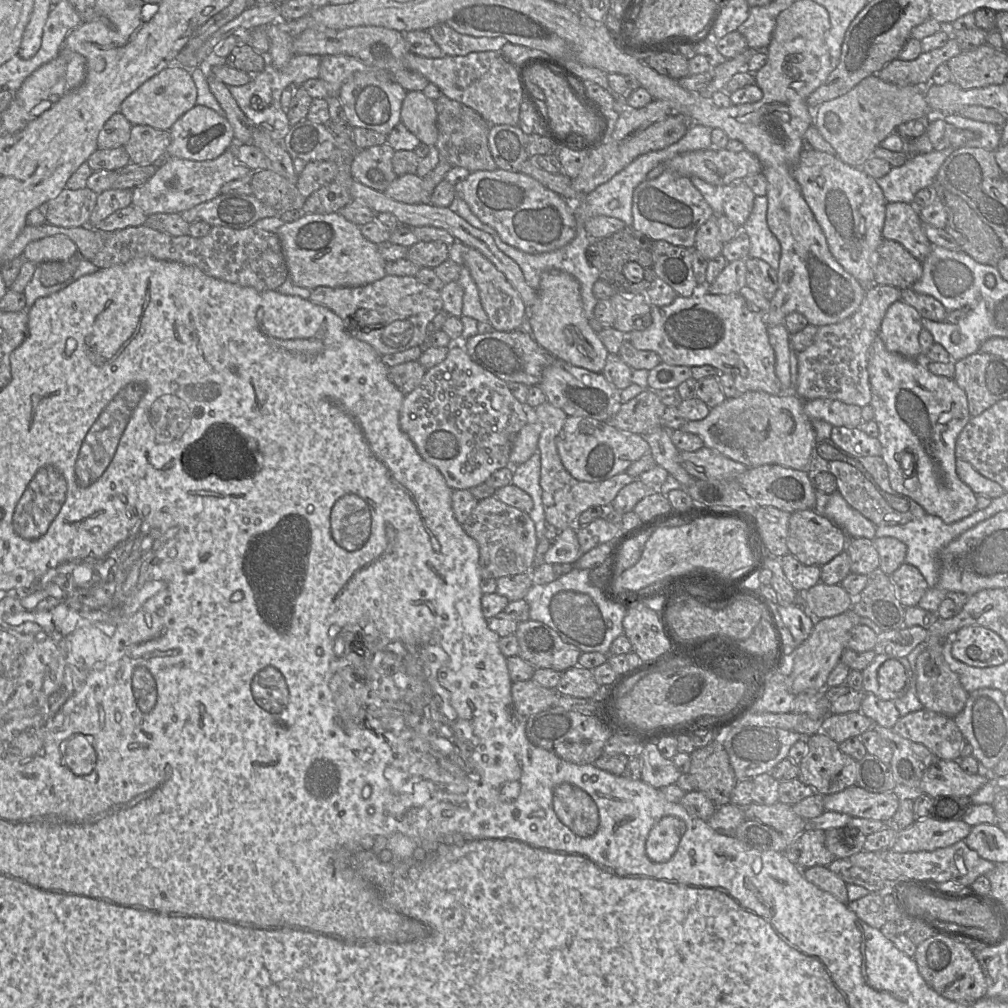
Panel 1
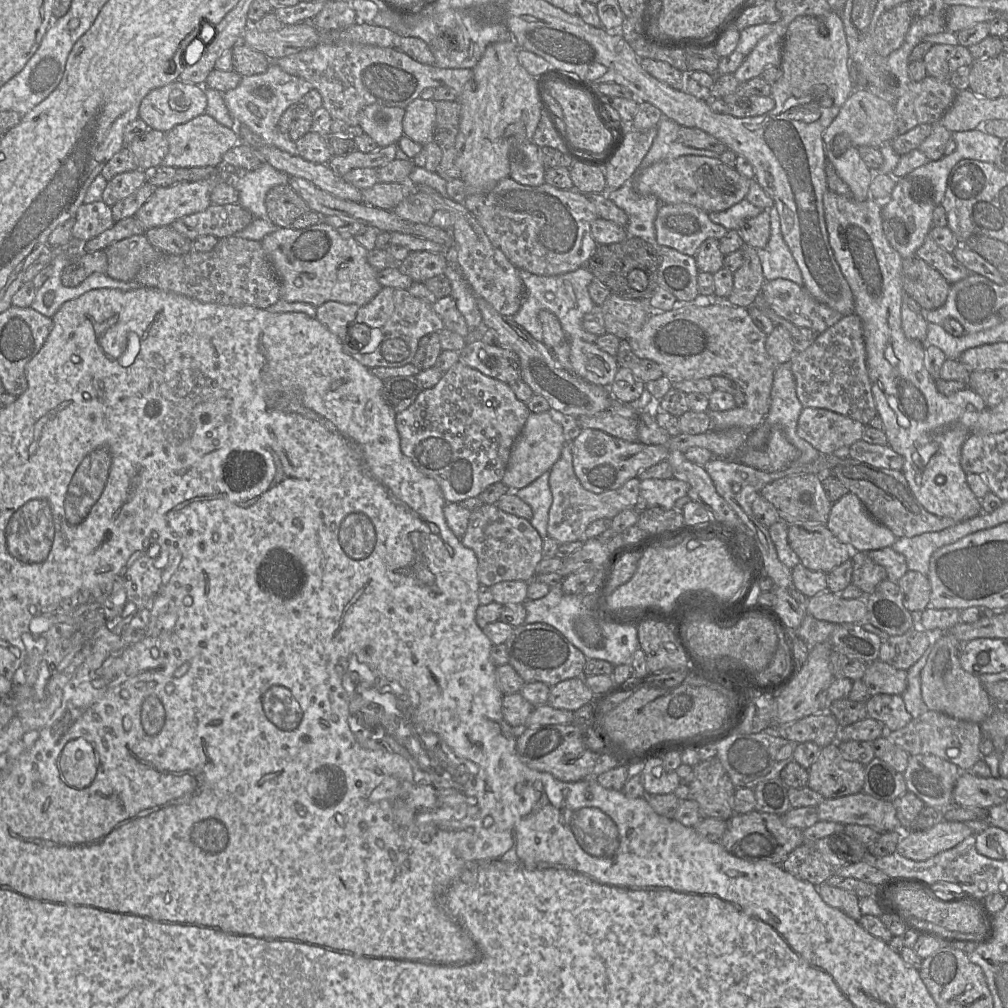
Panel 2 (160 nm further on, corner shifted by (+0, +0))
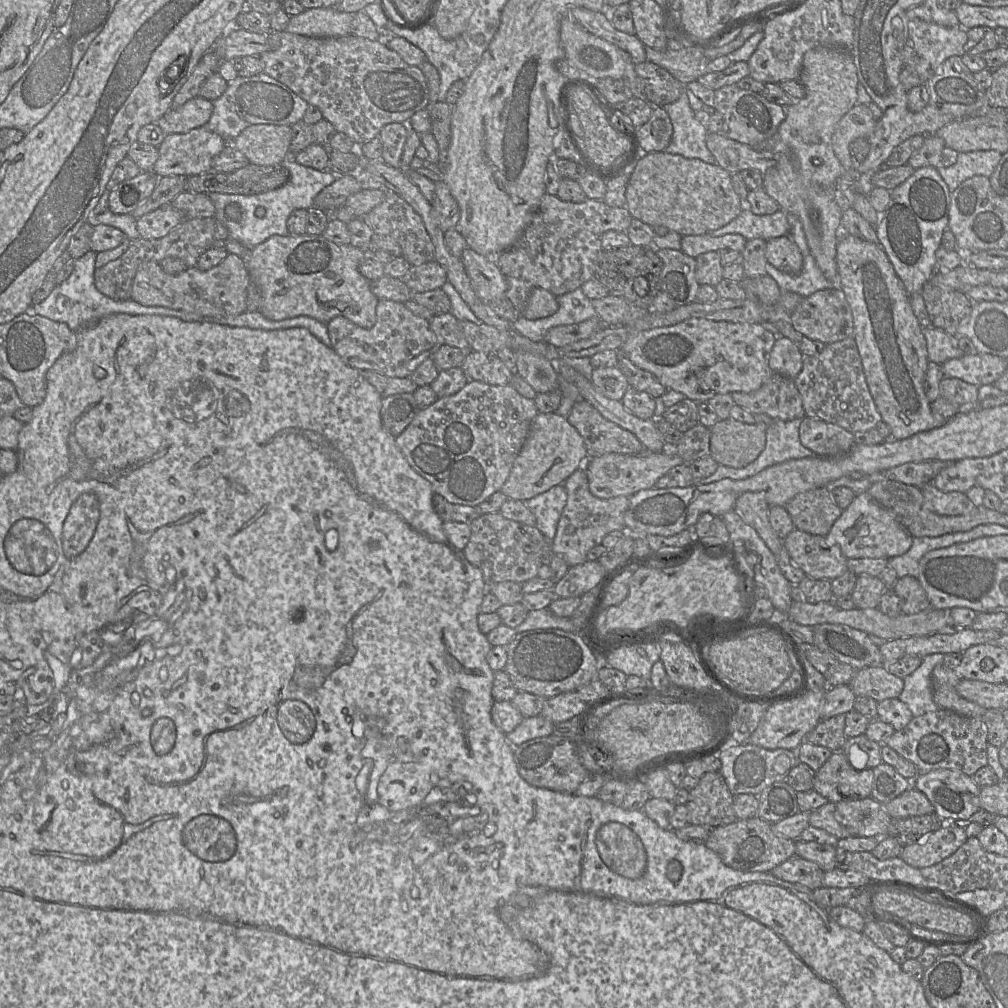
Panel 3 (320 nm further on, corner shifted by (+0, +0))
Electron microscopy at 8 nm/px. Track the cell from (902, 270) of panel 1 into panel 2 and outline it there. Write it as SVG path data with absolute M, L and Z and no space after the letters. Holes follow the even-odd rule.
M919 257L902 261L903 290L922 309L935 310L946 301L950 284Z

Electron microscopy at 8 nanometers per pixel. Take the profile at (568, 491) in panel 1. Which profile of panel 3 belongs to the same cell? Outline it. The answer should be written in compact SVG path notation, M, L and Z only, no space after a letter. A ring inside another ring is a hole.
M584 464L564 481L563 486L567 500L557 524L555 537L551 541L551 550L561 555L569 567L572 567L584 563L588 551L600 545L608 533L624 529L624 514L628 509L630 497L618 496L610 499L595 497L589 490Z

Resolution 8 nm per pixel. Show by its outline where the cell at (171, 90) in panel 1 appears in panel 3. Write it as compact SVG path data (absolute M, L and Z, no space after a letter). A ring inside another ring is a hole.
M201 96L188 100L180 107L171 108L156 124L164 133L186 133L205 126L213 113L213 102Z

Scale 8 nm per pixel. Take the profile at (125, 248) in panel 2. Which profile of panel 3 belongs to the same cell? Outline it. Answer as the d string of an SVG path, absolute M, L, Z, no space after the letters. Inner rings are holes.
M228 253L220 264L209 270L203 271L195 266L174 275L163 271L160 263L147 261L137 269L132 282L131 298L142 305L185 310L204 317L229 317L246 312L250 282L245 260L233 253Z

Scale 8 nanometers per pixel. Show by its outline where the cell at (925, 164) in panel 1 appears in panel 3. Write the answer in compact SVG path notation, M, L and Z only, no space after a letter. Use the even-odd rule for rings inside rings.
M980 150L958 153L957 161L949 167L936 167L950 192L973 176L990 178L1002 154L995 150Z

